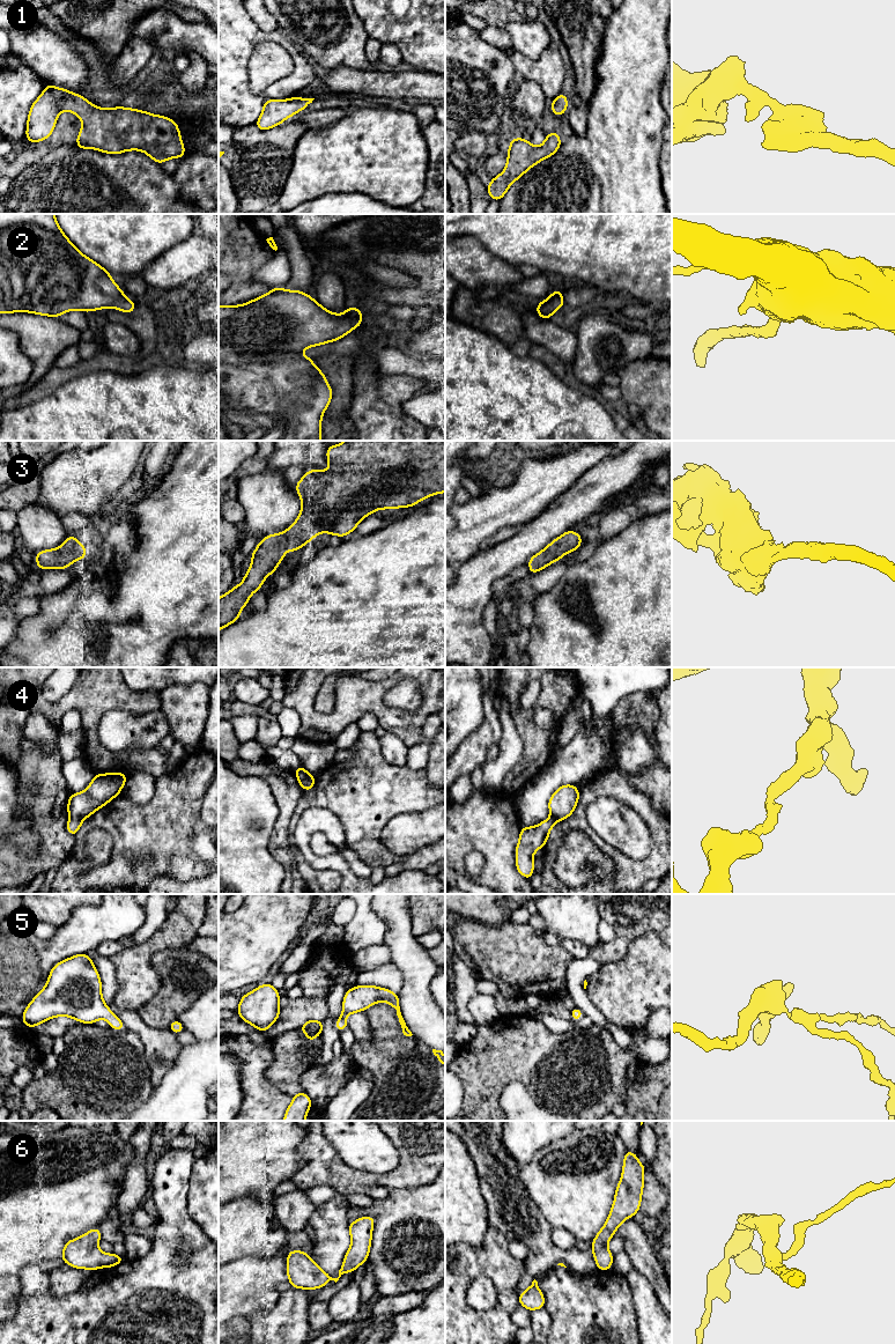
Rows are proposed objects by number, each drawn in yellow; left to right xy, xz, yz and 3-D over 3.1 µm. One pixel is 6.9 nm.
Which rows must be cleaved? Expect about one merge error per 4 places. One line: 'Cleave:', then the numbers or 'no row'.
Cleave: 4

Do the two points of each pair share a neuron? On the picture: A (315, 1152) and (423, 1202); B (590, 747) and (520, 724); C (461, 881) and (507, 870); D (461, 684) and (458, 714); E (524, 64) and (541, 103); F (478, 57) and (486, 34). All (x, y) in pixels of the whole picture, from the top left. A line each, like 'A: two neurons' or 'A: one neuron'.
A: two neurons
B: two neurons
C: two neurons
D: one neuron
E: two neurons
F: two neurons

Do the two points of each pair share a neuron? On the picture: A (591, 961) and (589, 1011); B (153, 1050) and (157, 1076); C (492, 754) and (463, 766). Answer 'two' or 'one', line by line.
A: one
B: one
C: two

